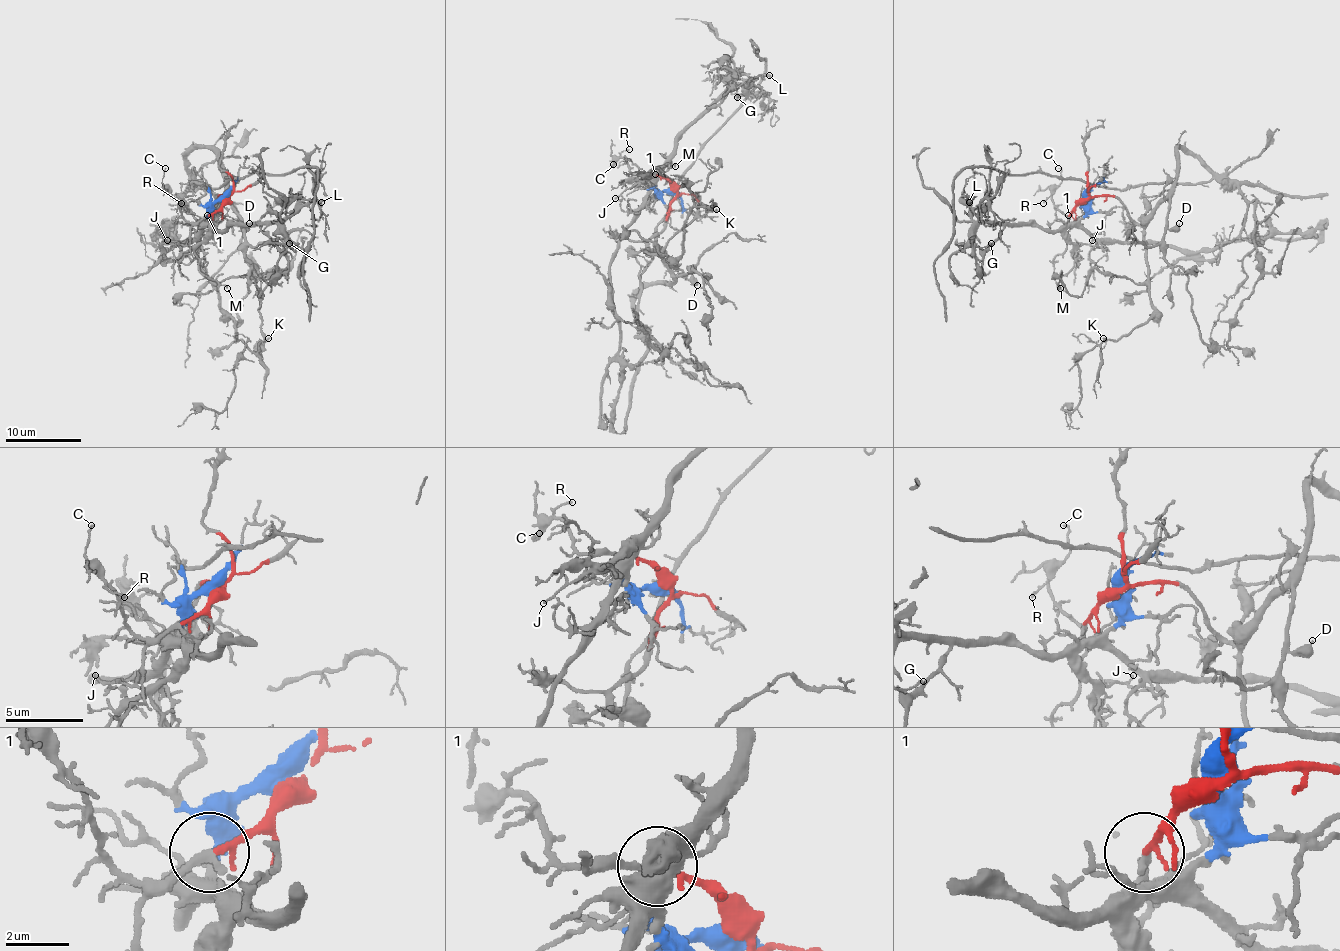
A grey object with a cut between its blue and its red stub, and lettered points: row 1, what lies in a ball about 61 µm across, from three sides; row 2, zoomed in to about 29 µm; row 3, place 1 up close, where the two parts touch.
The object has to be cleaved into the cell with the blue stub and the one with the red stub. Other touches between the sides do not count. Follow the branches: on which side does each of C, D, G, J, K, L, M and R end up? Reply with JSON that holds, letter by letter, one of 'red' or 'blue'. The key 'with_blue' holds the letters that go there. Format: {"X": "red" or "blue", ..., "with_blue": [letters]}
{"C": "red", "D": "red", "G": "blue", "J": "blue", "K": "red", "L": "blue", "M": "blue", "R": "red", "with_blue": ["G", "J", "L", "M"]}

